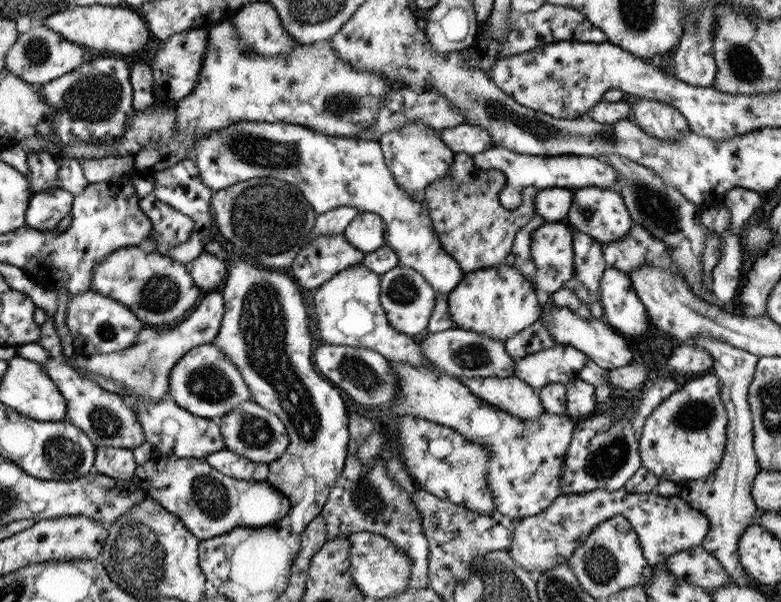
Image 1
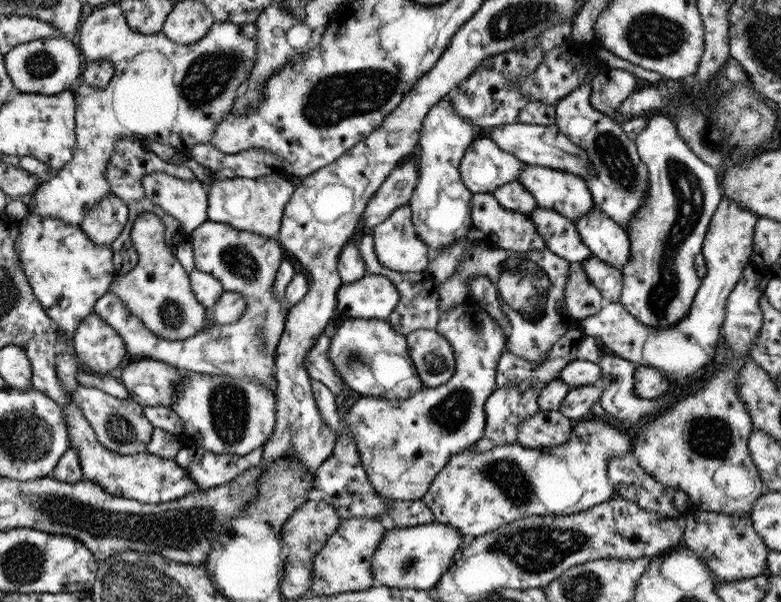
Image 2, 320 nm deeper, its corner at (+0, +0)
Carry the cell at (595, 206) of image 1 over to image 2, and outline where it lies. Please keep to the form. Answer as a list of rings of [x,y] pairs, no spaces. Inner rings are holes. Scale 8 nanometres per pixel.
[[[525,165],[519,171],[516,181],[531,193],[539,207],[551,210],[557,215],[571,220],[573,223],[579,216],[585,216],[591,212],[594,202],[589,194],[586,182],[571,173],[543,168],[542,166]]]

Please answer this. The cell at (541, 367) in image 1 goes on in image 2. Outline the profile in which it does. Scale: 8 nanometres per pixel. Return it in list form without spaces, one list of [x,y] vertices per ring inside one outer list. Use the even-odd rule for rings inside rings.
[[[530,386],[525,392],[519,392],[518,388],[496,388],[484,402],[483,434],[469,447],[476,452],[485,452],[501,444],[516,442],[519,423],[533,416],[539,410],[536,403],[538,392],[539,390],[536,390],[534,386]]]

